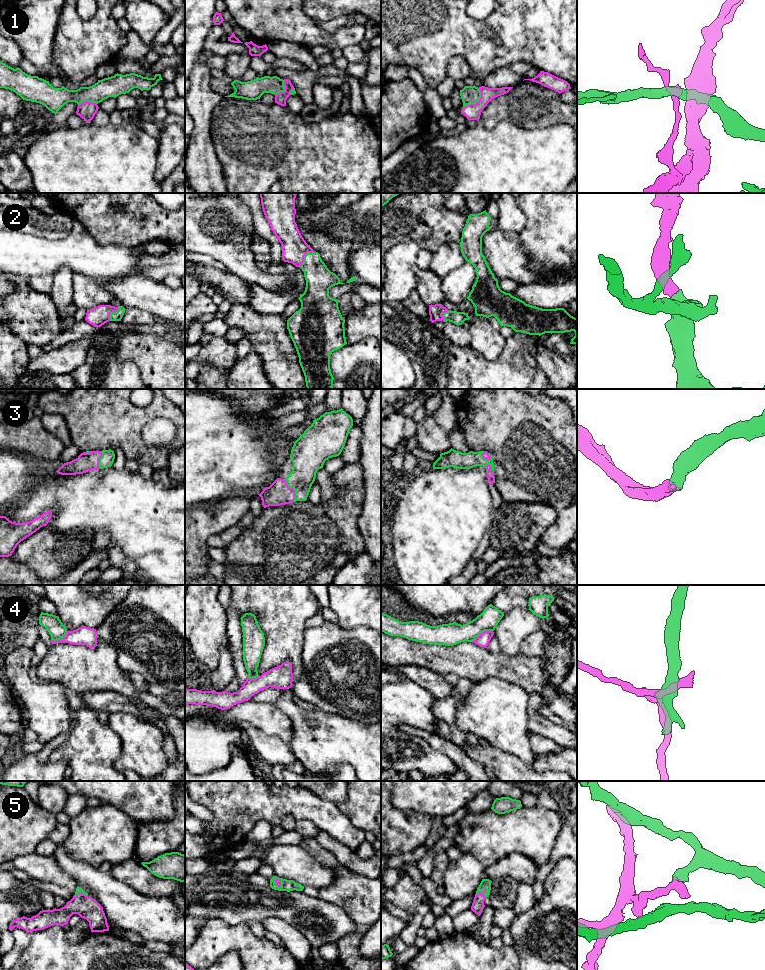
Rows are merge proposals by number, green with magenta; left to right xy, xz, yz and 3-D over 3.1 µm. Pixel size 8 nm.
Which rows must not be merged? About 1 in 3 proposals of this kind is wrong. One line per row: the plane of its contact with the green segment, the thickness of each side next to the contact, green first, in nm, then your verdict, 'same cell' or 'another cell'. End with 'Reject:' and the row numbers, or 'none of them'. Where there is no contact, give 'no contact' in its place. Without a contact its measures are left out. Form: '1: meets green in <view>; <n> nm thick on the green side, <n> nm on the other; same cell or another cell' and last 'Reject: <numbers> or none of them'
1: meets green in yz; 140 nm thick on the green side, 130 nm on the other; another cell
2: meets green in xz; 220 nm thick on the green side, 200 nm on the other; same cell
3: meets green in xz; 220 nm thick on the green side, 190 nm on the other; same cell
4: meets green in yz; 180 nm thick on the green side, 100 nm on the other; another cell
5: meets green in yz; 80 nm thick on the green side, 100 nm on the other; same cell
Reject: 1, 4

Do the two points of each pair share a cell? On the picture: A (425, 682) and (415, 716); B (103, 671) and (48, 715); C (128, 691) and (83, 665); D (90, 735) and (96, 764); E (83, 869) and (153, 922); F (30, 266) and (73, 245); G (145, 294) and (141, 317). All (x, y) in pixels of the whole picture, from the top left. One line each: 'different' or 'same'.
A: different
B: different
C: same
D: same
E: same
F: same
G: different

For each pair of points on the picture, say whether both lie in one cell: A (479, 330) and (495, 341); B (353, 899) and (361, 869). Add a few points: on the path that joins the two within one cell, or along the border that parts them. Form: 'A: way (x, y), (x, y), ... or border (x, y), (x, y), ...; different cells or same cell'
A: way (483, 334), (491, 341); same cell
B: border (339, 863), (370, 879); different cells

